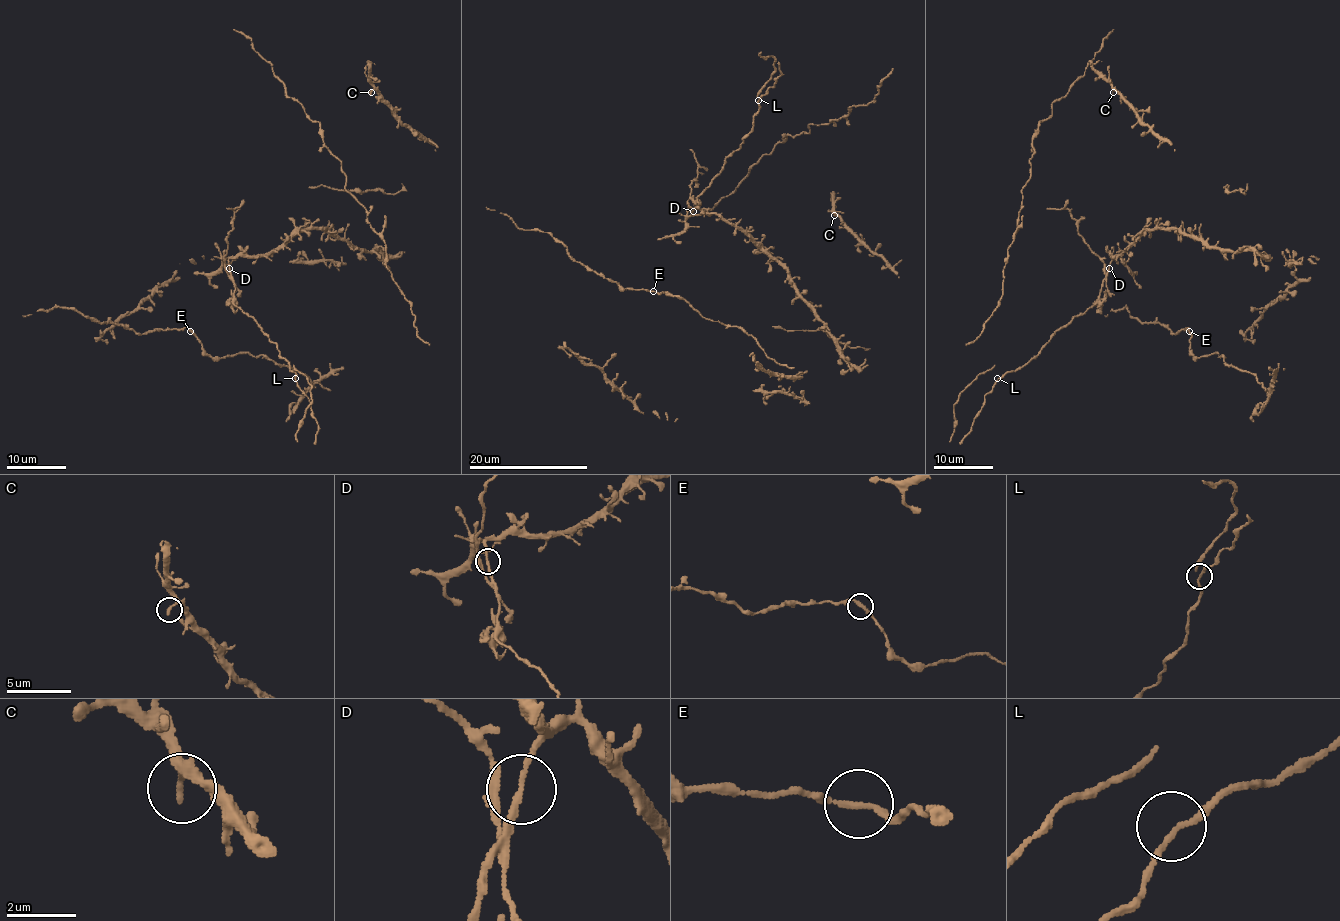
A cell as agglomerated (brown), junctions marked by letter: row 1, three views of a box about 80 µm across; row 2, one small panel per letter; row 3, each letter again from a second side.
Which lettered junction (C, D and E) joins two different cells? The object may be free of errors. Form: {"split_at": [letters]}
{"split_at": ["D"]}

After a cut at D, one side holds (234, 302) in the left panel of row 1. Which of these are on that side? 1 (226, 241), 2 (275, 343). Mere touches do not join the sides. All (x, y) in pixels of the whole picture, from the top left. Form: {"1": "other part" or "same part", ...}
{"1": "same part", "2": "same part"}

